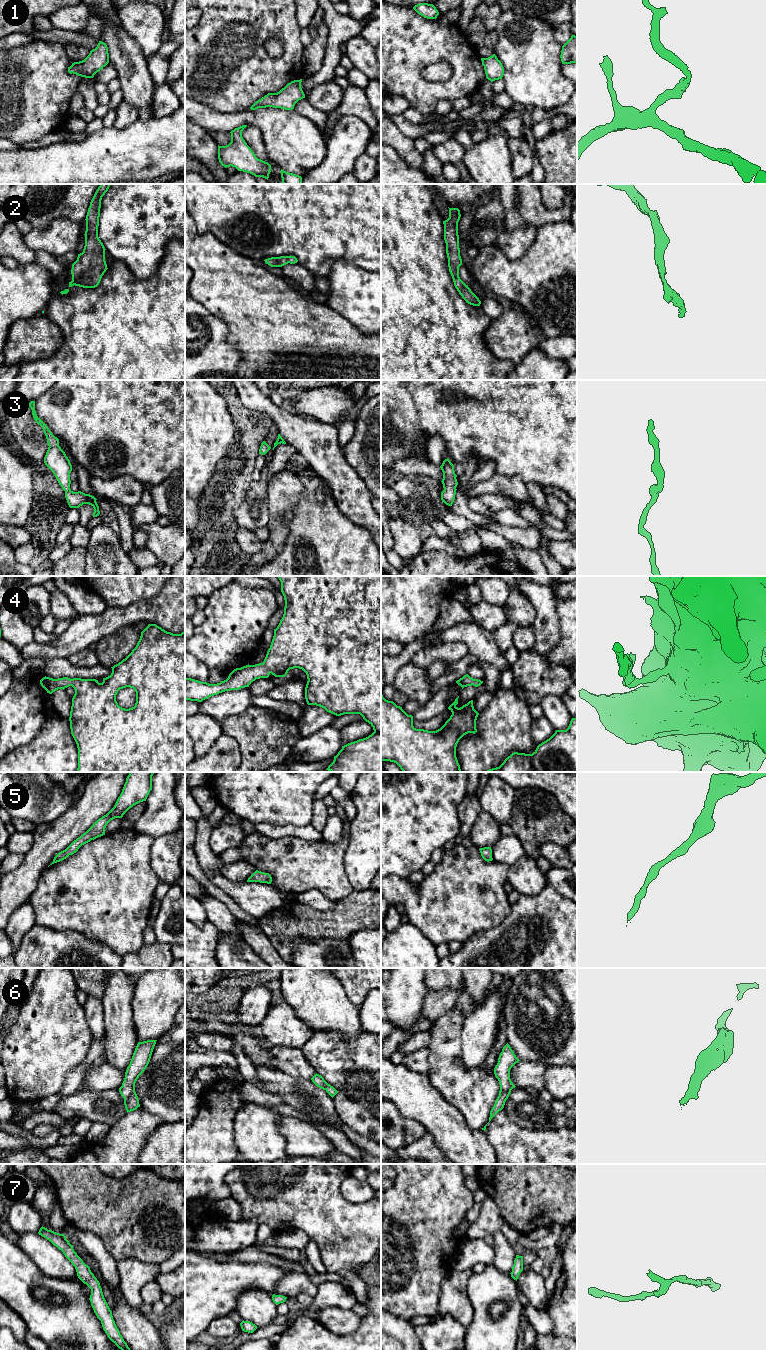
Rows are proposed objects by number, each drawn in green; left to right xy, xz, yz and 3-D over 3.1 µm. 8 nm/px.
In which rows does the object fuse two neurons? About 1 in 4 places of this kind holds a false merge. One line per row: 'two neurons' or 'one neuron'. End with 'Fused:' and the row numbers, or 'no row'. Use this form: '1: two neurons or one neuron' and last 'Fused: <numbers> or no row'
1: one neuron
2: one neuron
3: one neuron
4: one neuron
5: one neuron
6: one neuron
7: one neuron
Fused: no row

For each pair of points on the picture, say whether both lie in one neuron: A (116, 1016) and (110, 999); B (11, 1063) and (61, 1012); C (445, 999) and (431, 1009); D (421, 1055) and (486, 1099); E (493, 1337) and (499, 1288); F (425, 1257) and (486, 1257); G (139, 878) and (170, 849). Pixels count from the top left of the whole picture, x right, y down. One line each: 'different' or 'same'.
A: same
B: same
C: same
D: different
E: same
F: different
G: different

